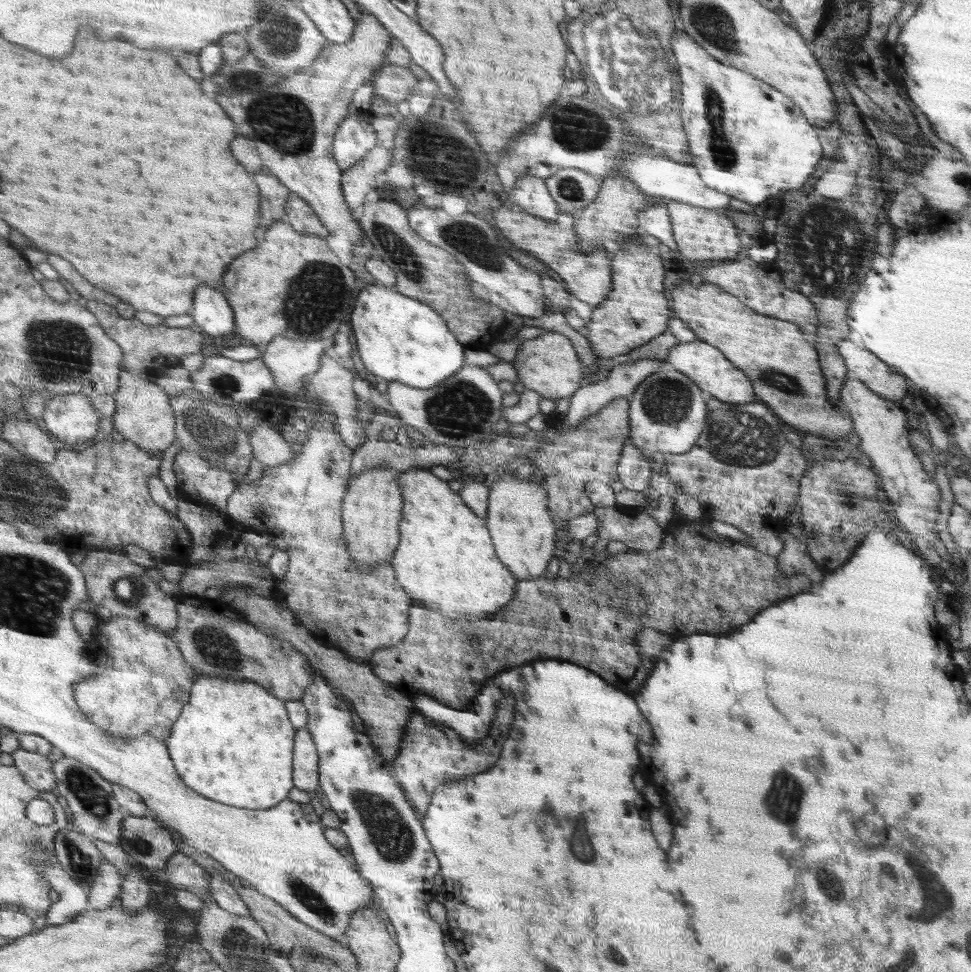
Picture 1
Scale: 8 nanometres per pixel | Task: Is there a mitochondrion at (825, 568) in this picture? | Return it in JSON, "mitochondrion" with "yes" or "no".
{"mitochondrion":"no"}

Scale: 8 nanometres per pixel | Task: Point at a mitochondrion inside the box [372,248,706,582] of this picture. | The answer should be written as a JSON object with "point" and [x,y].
{"point":[461,410]}

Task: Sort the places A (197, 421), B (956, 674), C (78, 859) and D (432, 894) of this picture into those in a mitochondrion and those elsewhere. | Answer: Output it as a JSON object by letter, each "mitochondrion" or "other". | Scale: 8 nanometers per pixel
{"A":"mitochondrion","B":"other","C":"mitochondrion","D":"other"}

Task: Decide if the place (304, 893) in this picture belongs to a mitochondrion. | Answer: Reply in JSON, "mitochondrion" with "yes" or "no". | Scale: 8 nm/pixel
{"mitochondrion":"yes"}

